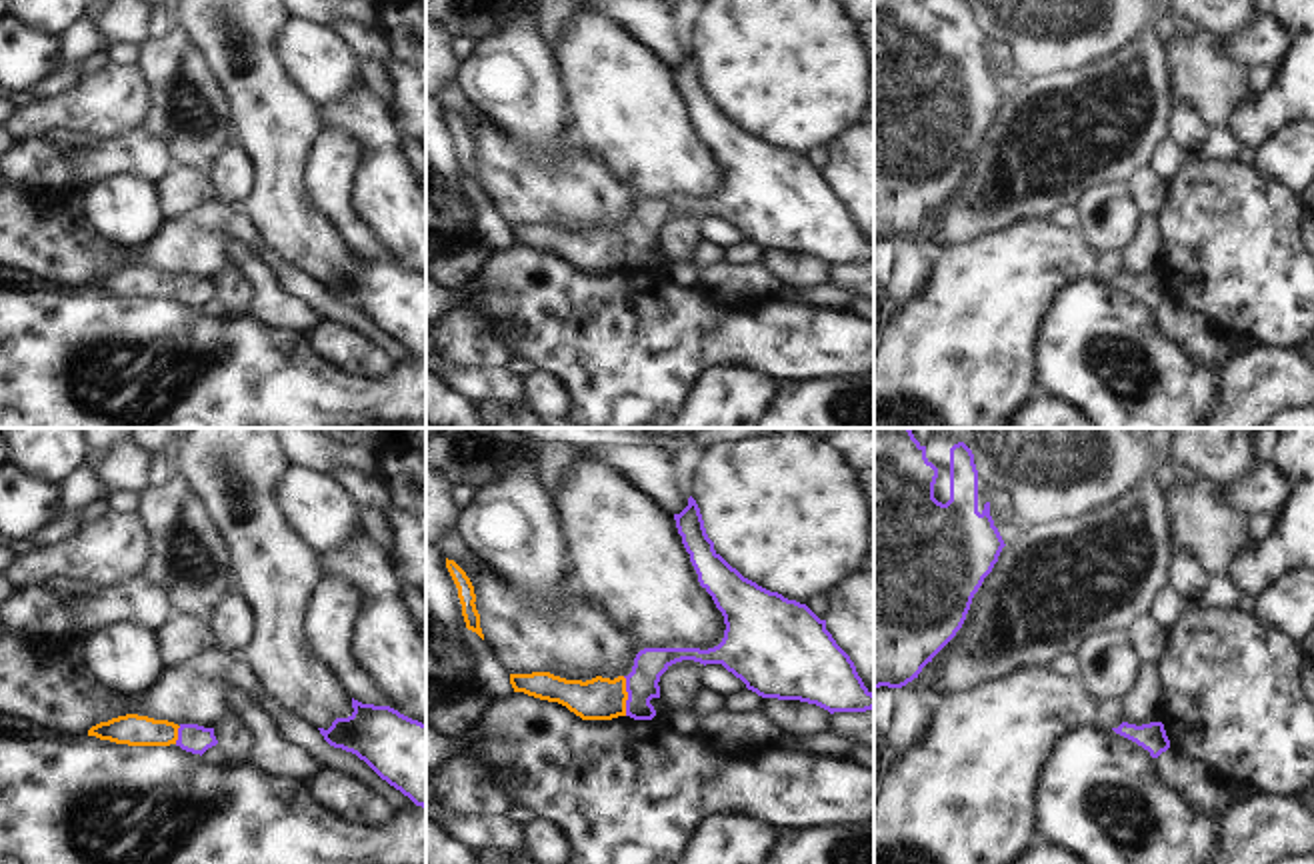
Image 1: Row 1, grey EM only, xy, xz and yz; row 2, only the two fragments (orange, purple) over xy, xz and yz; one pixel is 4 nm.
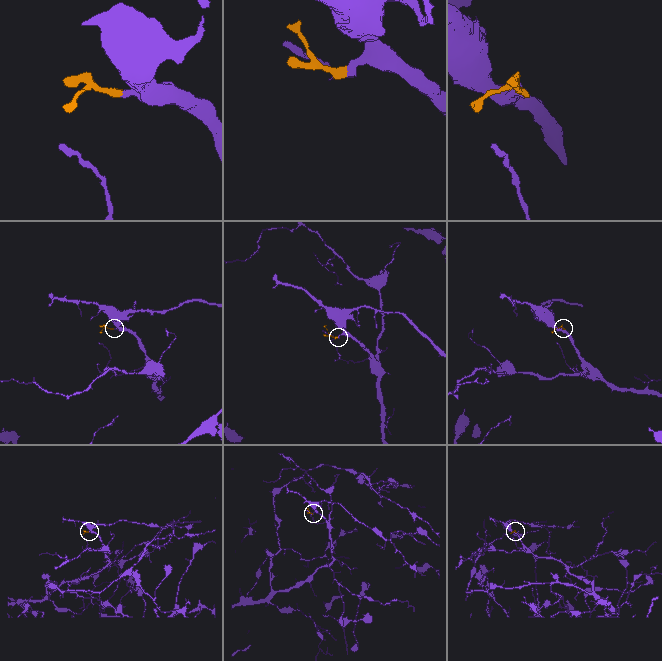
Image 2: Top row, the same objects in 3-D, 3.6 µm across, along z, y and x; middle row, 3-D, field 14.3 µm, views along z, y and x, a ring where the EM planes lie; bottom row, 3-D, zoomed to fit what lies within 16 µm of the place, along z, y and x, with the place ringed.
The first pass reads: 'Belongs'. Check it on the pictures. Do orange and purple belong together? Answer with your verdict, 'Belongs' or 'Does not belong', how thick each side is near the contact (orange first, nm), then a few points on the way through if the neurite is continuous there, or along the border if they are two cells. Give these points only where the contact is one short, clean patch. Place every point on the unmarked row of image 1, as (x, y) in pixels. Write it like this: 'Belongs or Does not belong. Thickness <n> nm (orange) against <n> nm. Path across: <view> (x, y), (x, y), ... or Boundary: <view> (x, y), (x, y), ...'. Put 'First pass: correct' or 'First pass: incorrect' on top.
First pass: correct
Belongs. Thickness 180 nm (orange) against 130 nm. Path across: xz (600, 250), (626, 248), (642, 232), (650, 214).

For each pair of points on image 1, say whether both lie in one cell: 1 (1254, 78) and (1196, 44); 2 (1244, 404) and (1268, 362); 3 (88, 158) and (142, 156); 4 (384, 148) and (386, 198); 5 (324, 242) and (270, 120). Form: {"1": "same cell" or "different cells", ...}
{"1": "different cells", "2": "same cell", "3": "same cell", "4": "same cell", "5": "same cell"}

